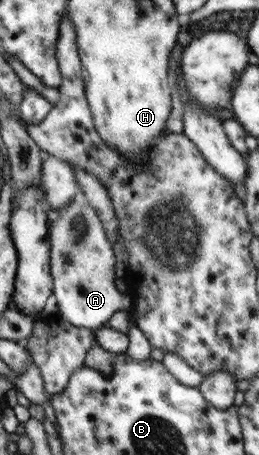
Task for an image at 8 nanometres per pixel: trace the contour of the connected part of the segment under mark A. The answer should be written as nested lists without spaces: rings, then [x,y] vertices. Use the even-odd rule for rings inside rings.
[[[79,186],[79,193],[77,196],[75,196],[74,200],[71,200],[69,204],[66,206],[63,206],[63,208],[54,208],[58,210],[58,213],[56,214],[56,217],[58,214],[60,214],[60,217],[53,221],[50,218],[49,223],[49,235],[50,235],[50,244],[51,244],[51,261],[50,261],[50,270],[51,270],[51,276],[53,279],[53,297],[57,301],[57,309],[58,314],[57,317],[63,318],[65,321],[68,321],[68,323],[77,326],[78,328],[86,328],[86,329],[98,329],[110,321],[110,318],[112,315],[114,315],[117,311],[130,311],[132,309],[132,306],[134,305],[134,299],[130,295],[130,293],[121,294],[118,292],[115,286],[115,272],[114,272],[114,264],[115,264],[115,257],[114,257],[114,250],[112,249],[112,245],[110,244],[110,241],[108,241],[106,237],[106,233],[104,231],[104,228],[102,227],[102,222],[100,221],[100,218],[98,217],[98,214],[96,211],[94,211],[94,208],[88,205],[88,201],[86,201],[86,197],[84,195],[84,192],[81,190],[81,187]]]

